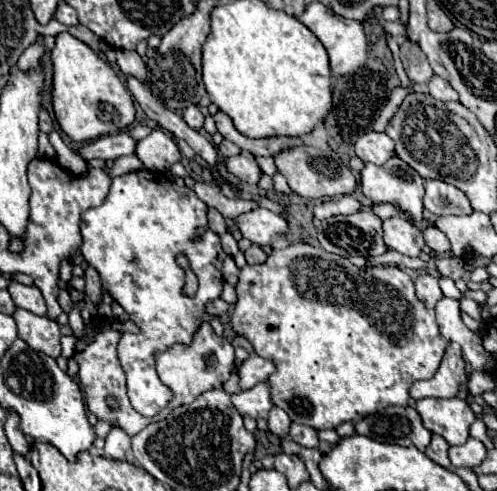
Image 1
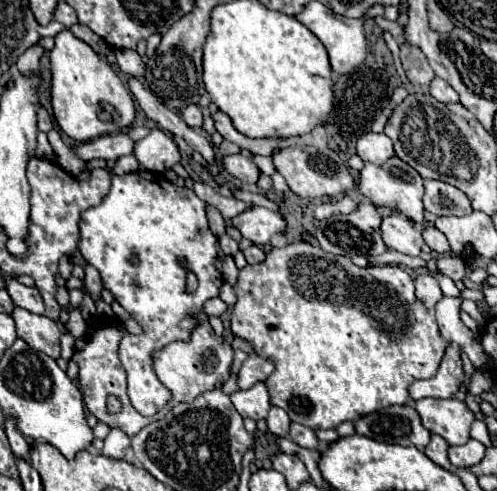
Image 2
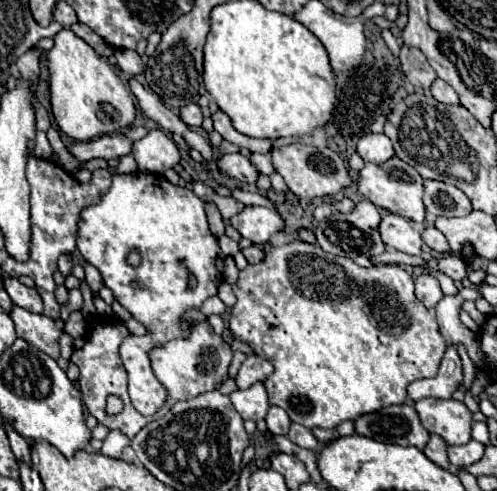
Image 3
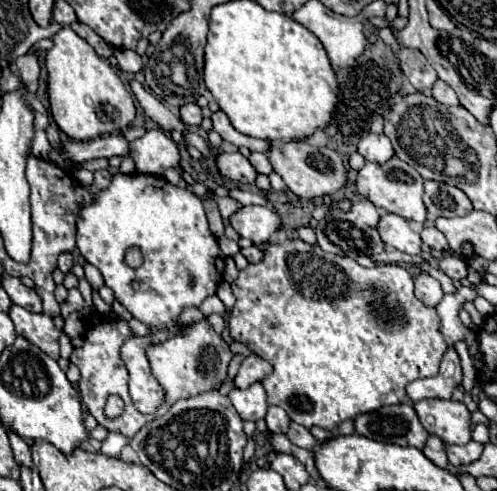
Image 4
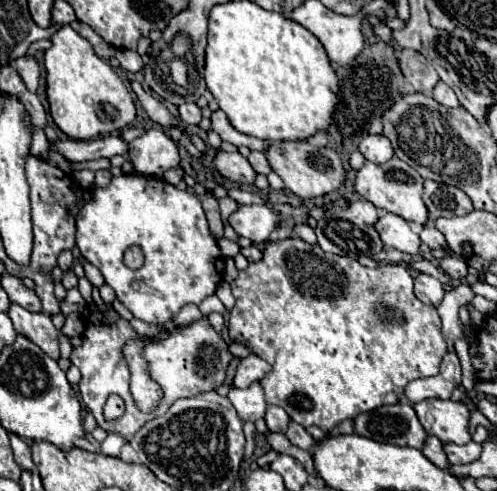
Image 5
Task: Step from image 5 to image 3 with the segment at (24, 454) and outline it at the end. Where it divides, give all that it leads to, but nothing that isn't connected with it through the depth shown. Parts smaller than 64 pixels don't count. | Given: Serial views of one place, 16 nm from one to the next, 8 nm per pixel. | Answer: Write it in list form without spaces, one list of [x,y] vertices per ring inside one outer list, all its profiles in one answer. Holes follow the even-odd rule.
[[[12,422],[6,424],[6,434],[8,434],[8,440],[10,440],[10,446],[12,446],[14,456],[16,456],[18,460],[24,460],[26,464],[32,464],[32,462],[30,462],[30,446],[28,446],[28,442],[14,430]]]

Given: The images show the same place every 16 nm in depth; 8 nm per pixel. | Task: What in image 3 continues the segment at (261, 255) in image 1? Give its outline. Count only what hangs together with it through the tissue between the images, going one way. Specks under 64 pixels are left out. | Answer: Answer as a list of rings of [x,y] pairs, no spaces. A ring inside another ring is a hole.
[[[254,244],[250,248],[246,248],[246,250],[242,250],[242,254],[246,256],[248,264],[258,264],[258,262],[264,260],[264,250],[258,248],[258,246],[254,246]]]

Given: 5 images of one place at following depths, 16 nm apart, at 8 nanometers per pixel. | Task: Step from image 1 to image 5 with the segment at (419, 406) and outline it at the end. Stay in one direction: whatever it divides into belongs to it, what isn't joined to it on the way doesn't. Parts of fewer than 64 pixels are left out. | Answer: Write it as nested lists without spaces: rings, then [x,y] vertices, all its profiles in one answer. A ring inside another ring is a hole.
[[[422,400],[414,404],[420,424],[428,434],[438,436],[444,444],[468,444],[470,410],[462,402]]]

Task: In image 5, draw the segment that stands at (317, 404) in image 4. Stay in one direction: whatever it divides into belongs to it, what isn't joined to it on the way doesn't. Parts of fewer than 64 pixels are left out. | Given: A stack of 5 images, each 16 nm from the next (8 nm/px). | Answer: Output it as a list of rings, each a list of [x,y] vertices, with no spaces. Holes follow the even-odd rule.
[[[290,238],[284,242],[270,242],[264,250],[264,258],[256,264],[248,264],[248,268],[242,270],[238,274],[238,278],[232,282],[232,294],[236,298],[236,304],[230,310],[228,330],[230,330],[230,338],[234,342],[246,344],[256,356],[260,356],[268,364],[272,364],[272,372],[268,376],[264,376],[264,380],[260,380],[260,384],[266,392],[268,404],[276,404],[276,406],[284,408],[294,422],[298,422],[306,428],[318,426],[318,428],[330,432],[340,422],[344,422],[346,418],[354,420],[362,412],[370,412],[370,410],[376,410],[376,408],[386,406],[386,404],[398,404],[400,400],[404,400],[404,386],[410,380],[436,376],[440,362],[442,362],[442,356],[446,354],[448,346],[446,346],[446,340],[440,332],[440,318],[438,318],[436,308],[420,302],[412,290],[414,290],[412,276],[400,264],[380,264],[376,268],[366,268],[366,266],[360,266],[354,258],[328,254],[318,244],[308,244],[300,238]]]

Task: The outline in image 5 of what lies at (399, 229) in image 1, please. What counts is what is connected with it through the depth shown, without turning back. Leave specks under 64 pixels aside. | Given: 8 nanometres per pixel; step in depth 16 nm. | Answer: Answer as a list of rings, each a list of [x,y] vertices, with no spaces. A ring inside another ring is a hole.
[[[384,212],[380,214],[380,220],[376,222],[376,230],[388,248],[396,248],[406,254],[420,254],[420,236],[412,232],[410,222],[402,216]]]

